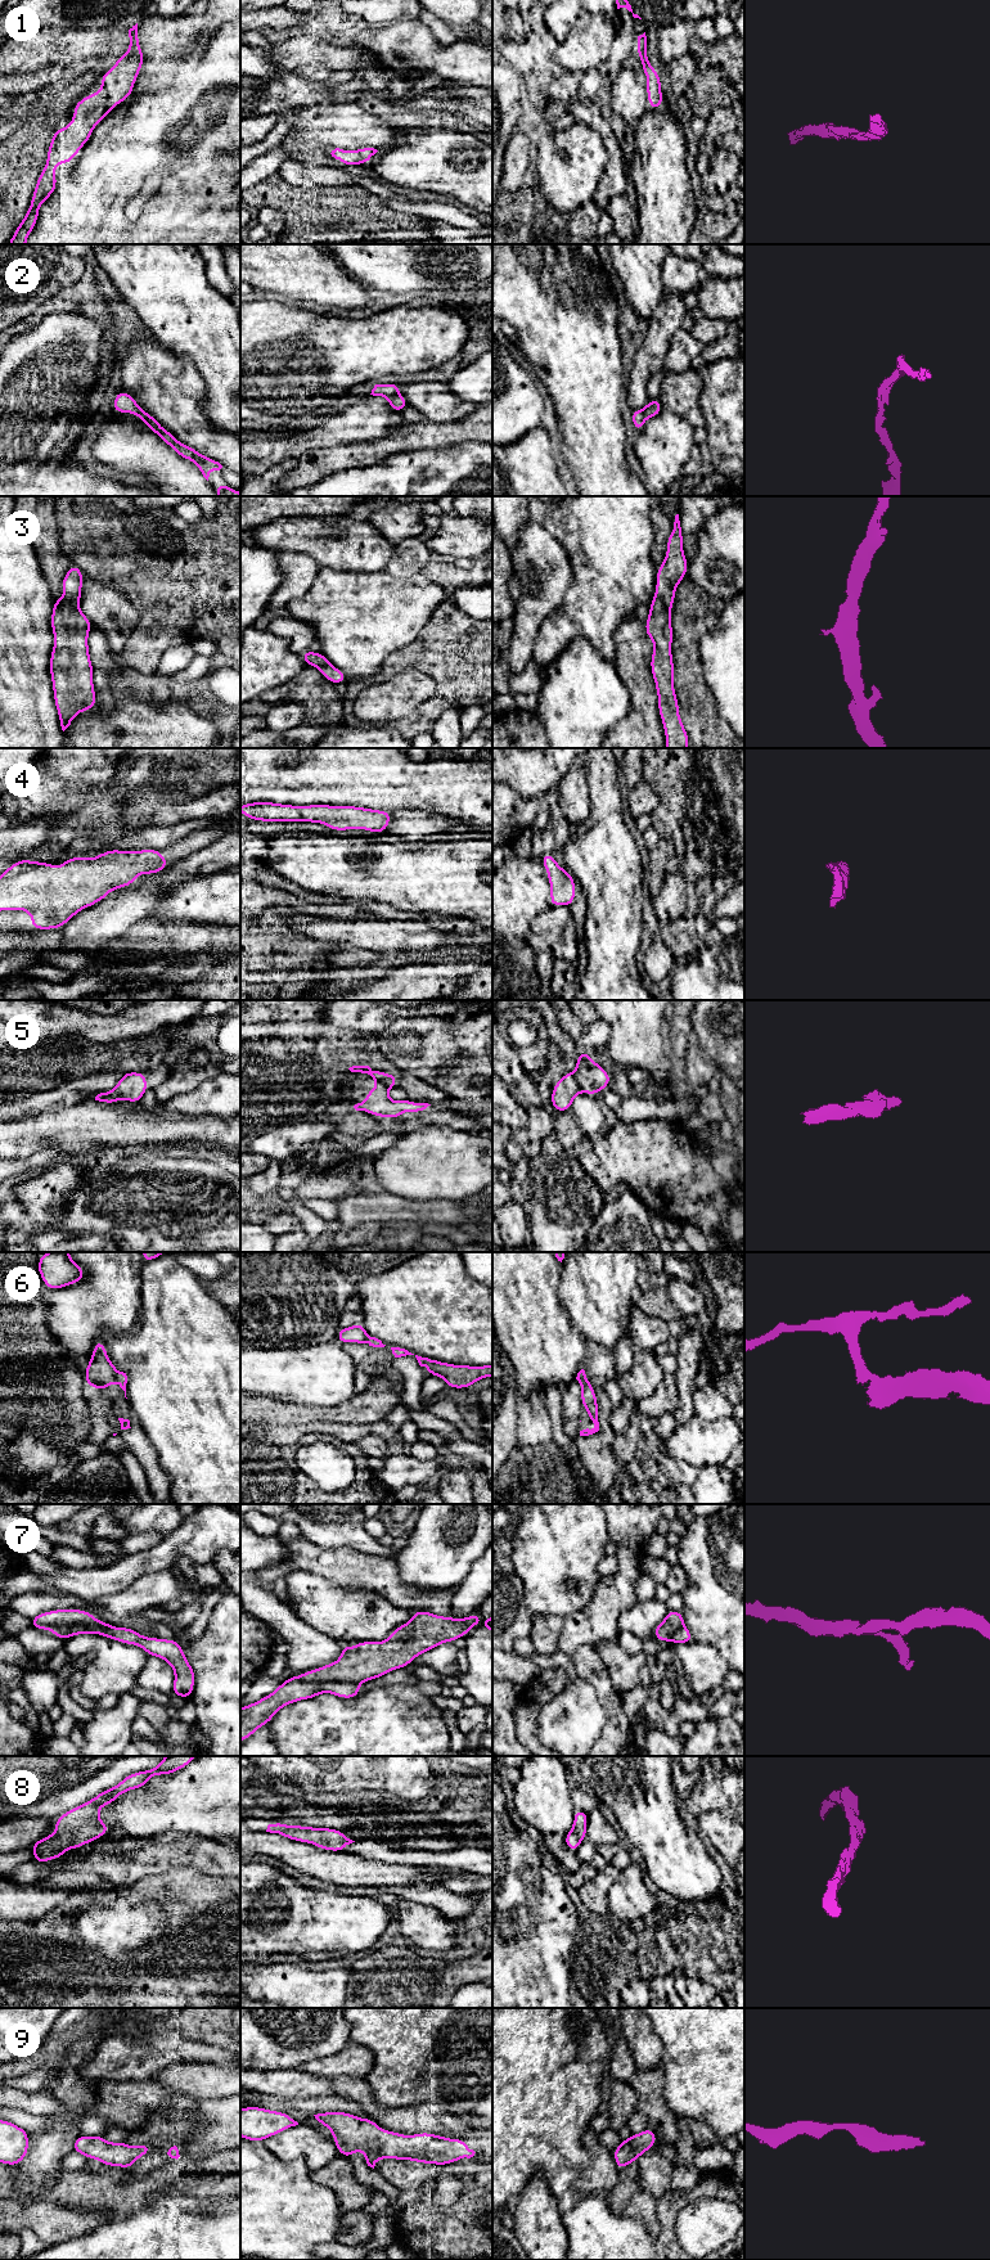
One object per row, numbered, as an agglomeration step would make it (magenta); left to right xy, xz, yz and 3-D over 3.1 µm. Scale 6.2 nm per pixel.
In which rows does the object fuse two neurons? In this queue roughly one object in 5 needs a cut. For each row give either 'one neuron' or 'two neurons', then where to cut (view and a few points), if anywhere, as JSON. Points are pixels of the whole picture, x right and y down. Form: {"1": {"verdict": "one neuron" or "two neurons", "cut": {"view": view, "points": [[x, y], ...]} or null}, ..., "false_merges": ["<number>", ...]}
{"1": {"verdict": "one neuron", "cut": null}, "2": {"verdict": "one neuron", "cut": null}, "3": {"verdict": "one neuron", "cut": null}, "4": {"verdict": "one neuron", "cut": null}, "5": {"verdict": "two neurons", "cut": {"view": "yz", "points": [[571, 1072], [583, 1090]]}}, "6": {"verdict": "two neurons", "cut": {"view": "xy", "points": [[117, 1372], [115, 1381]]}}, "7": {"verdict": "one neuron", "cut": null}, "8": {"verdict": "one neuron", "cut": null}, "9": {"verdict": "one neuron", "cut": null}, "false_merges": ["5", "6"]}

